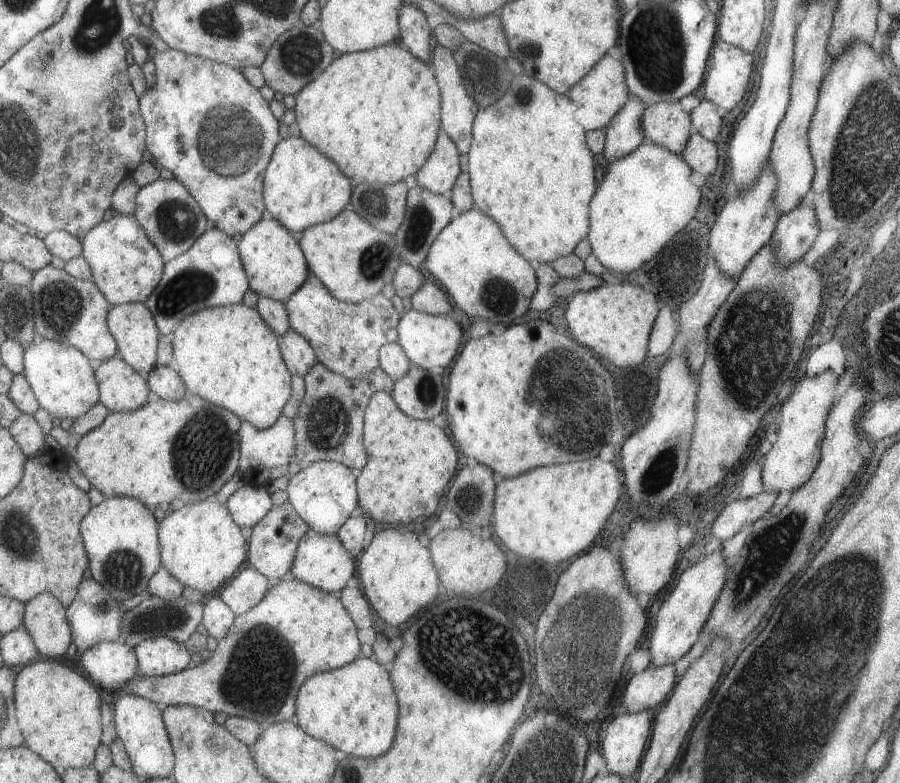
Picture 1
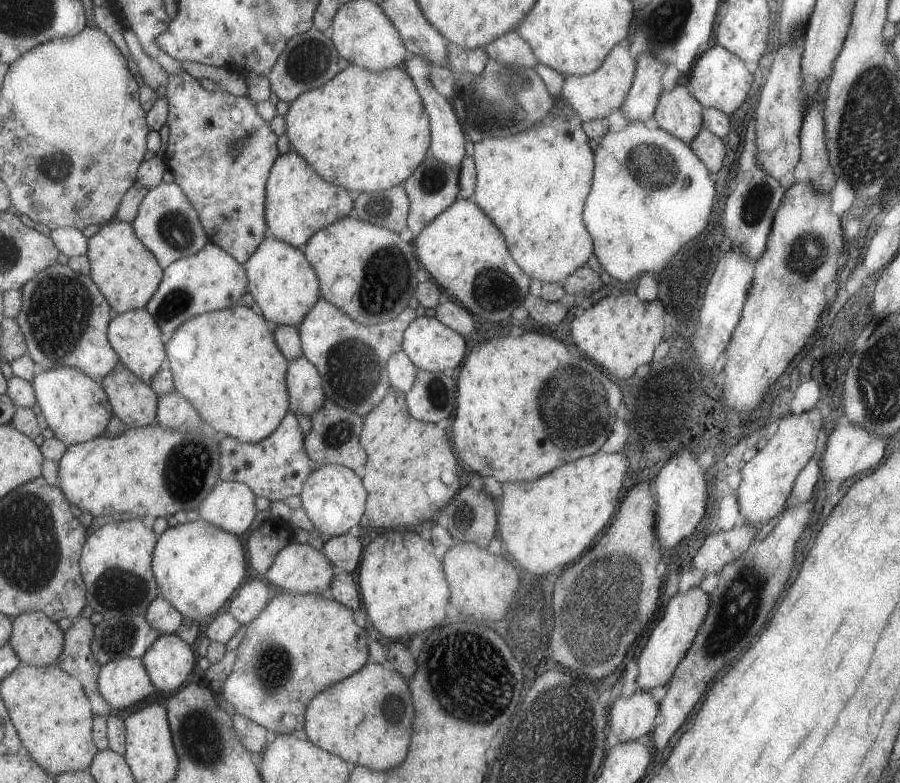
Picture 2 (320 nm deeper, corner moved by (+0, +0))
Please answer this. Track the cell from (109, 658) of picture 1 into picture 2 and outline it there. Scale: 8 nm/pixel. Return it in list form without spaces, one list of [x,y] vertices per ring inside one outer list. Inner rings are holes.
[[[127,657],[102,666],[100,691],[115,713],[133,704],[141,704],[157,694],[157,689],[143,659]]]

